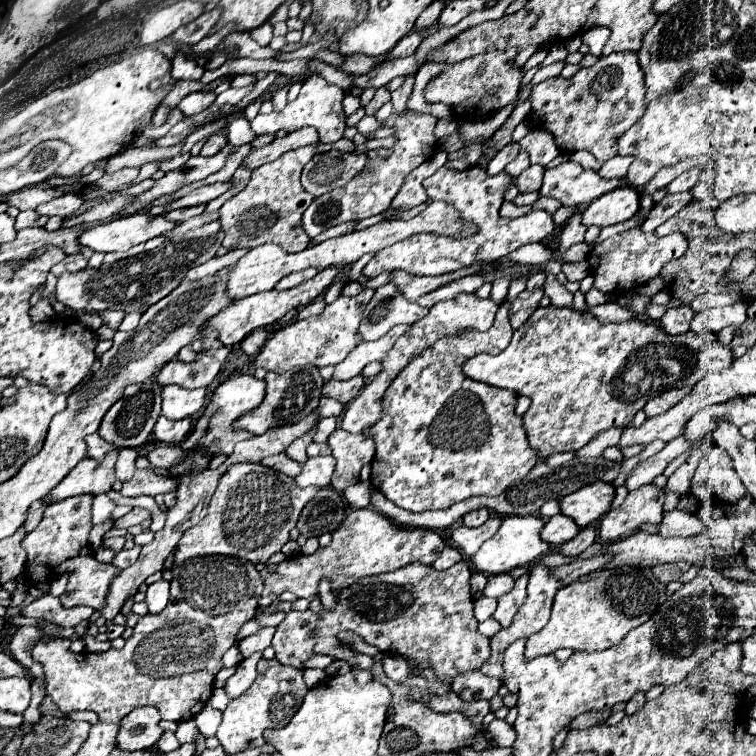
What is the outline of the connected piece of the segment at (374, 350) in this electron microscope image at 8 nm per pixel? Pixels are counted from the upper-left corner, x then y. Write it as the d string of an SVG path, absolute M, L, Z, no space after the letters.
M398 325L398 327L394 327L392 331L388 331L388 333L386 333L382 339L378 339L378 341L358 343L358 347L356 347L342 363L336 365L334 379L346 381L346 379L350 379L350 377L360 375L362 369L364 369L370 361L384 359L386 353L394 347L396 339L398 339L400 335L404 335L408 329L410 329L410 325Z

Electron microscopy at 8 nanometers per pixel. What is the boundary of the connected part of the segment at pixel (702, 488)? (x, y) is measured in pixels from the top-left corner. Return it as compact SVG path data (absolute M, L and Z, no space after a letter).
M712 447L698 463L698 469L692 477L690 493L700 501L712 497L722 505L730 505L742 499L746 487L738 479L732 459L720 447Z

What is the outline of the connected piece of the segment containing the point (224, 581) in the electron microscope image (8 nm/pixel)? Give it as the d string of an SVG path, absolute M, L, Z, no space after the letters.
M214 555L188 559L182 563L182 567L172 567L172 575L170 603L158 615L142 615L134 627L134 635L126 641L124 649L108 649L104 653L72 653L68 651L68 639L48 639L34 647L34 659L44 665L44 673L48 677L48 695L52 695L62 713L86 709L94 711L100 721L118 723L132 709L154 705L162 719L178 723L196 717L204 709L212 695L214 677L222 669L222 655L234 647L238 629L256 615L262 593L262 579L252 563L234 563L232 557Z

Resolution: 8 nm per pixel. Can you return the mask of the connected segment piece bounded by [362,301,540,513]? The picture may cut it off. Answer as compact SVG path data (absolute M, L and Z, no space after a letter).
M508 301L500 305L496 321L486 333L466 331L458 337L444 337L436 341L420 357L414 357L386 389L382 397L382 417L362 433L370 435L376 443L370 481L394 505L422 513L428 509L446 509L474 495L500 495L506 487L526 477L540 461L538 451L534 451L526 441L522 417L514 413L518 395L514 391L494 389L472 381L462 373L462 363L466 359L472 359L478 353L500 353L510 345L514 331L508 321L508 307Z

